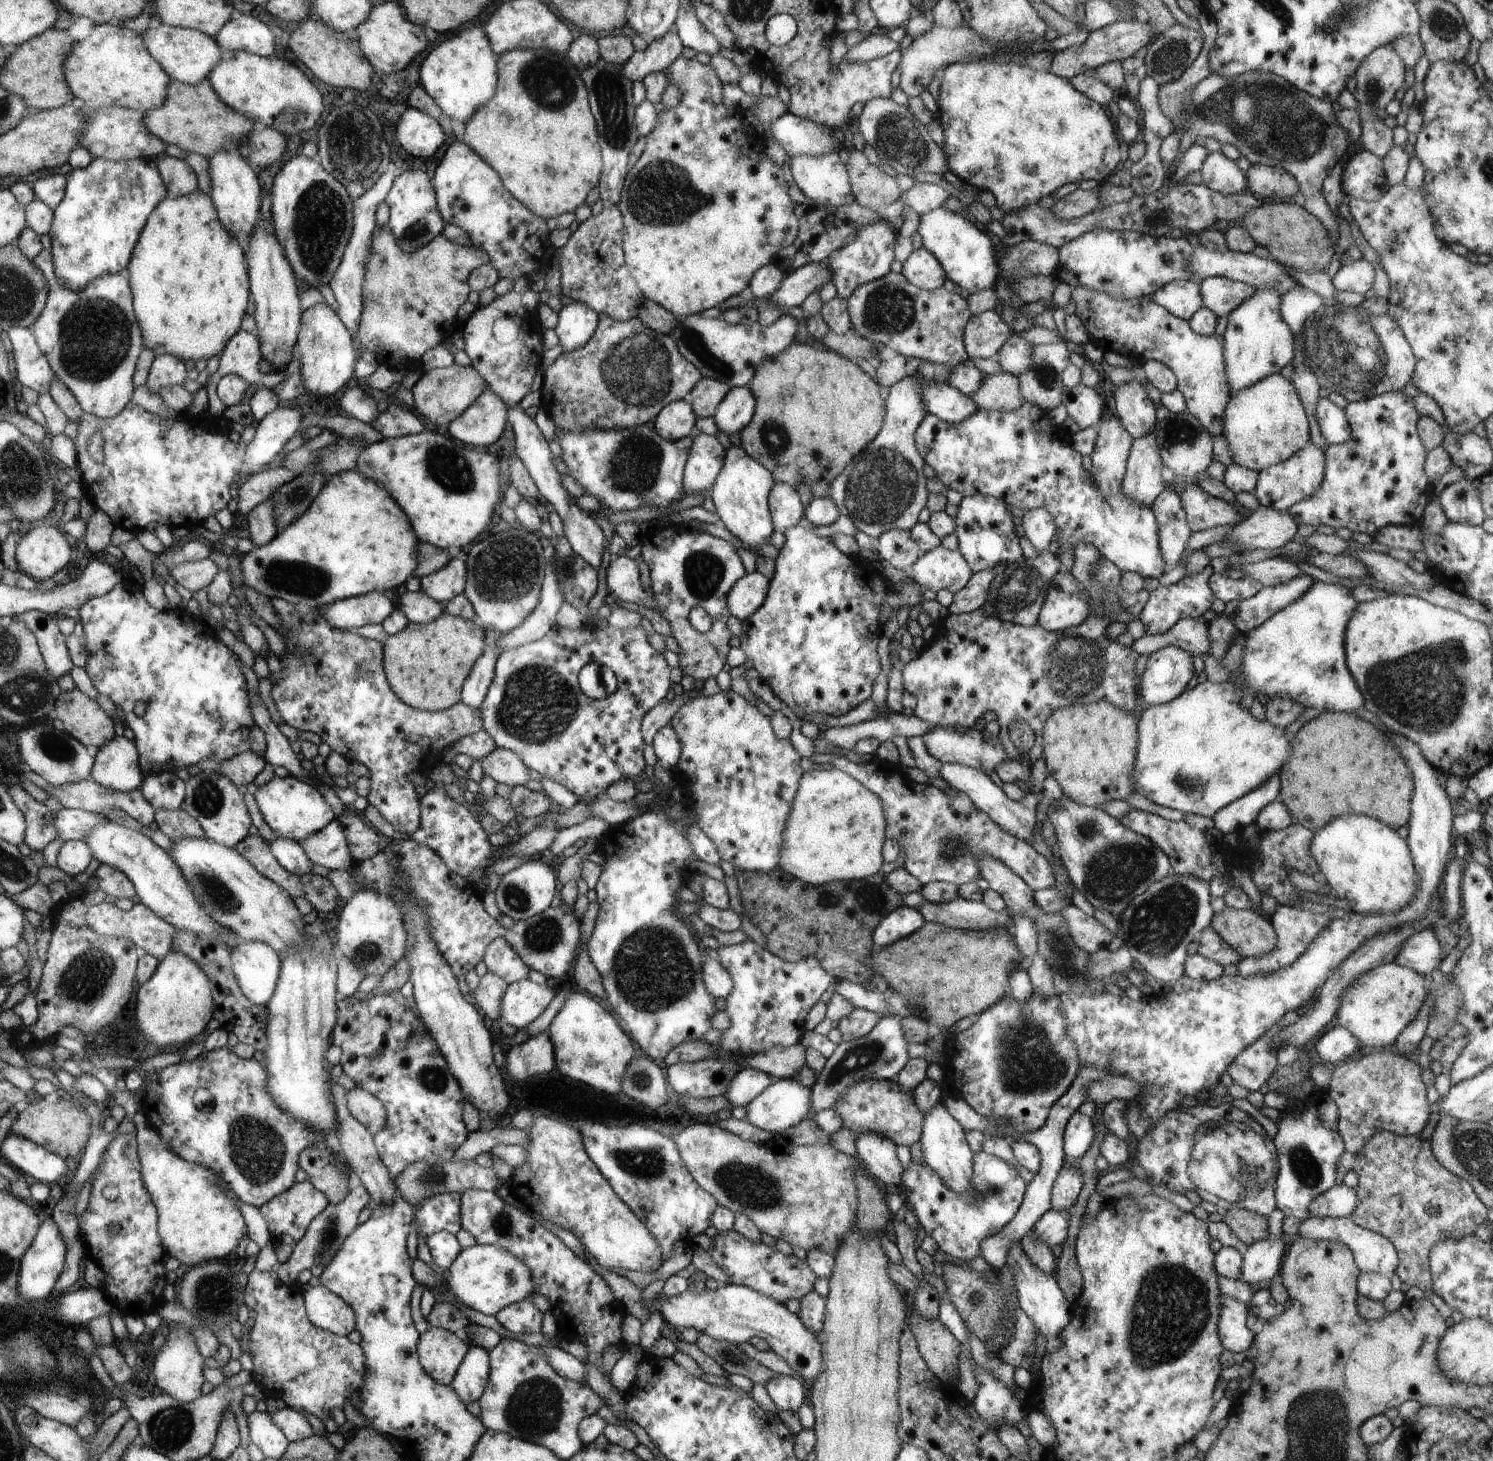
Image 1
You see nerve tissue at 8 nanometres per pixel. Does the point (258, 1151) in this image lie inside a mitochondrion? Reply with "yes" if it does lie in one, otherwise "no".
yes

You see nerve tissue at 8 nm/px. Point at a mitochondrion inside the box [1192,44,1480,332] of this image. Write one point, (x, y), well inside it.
(1373, 88)

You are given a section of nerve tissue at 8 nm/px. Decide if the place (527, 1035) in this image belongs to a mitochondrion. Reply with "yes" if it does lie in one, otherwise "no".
no

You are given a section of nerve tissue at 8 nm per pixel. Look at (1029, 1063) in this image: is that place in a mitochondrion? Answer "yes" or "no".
yes

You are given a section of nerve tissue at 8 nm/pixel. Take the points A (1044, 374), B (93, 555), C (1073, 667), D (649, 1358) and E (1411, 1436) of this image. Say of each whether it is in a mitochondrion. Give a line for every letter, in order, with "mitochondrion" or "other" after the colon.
A: mitochondrion
B: other
C: mitochondrion
D: other
E: other

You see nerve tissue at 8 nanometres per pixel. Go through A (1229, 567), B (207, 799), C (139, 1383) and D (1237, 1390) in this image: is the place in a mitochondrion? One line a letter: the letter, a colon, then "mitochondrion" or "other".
A: other
B: mitochondrion
C: other
D: other

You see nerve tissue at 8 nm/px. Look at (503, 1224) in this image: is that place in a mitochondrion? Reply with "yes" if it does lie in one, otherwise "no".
yes

